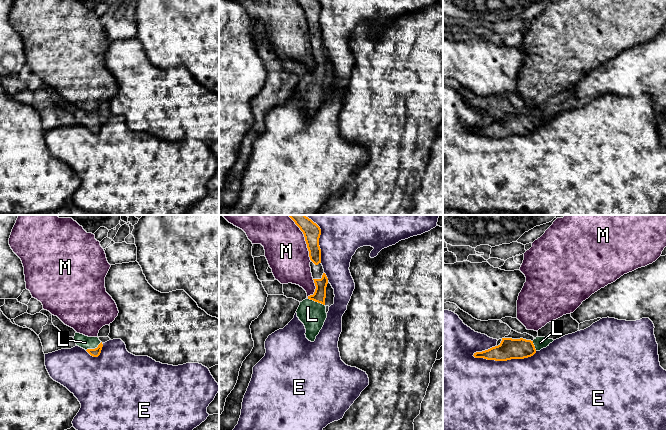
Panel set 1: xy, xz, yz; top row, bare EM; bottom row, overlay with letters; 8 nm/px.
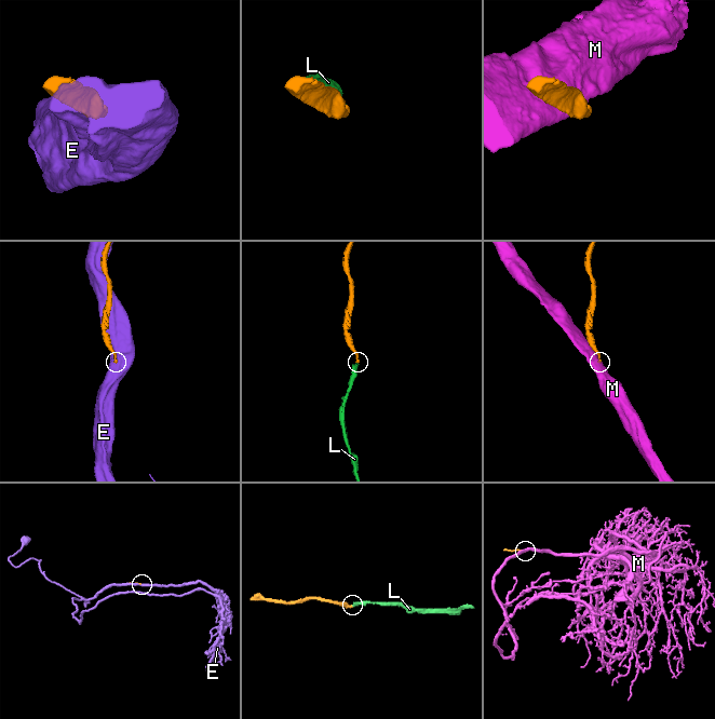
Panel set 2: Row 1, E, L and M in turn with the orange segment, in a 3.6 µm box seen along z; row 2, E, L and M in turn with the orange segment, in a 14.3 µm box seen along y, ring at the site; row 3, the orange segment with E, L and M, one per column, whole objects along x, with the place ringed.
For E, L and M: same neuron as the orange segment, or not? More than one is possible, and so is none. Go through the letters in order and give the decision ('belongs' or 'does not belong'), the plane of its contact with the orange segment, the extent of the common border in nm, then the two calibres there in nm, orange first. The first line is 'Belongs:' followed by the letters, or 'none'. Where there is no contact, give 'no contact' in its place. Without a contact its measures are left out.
Belongs: L
E: does not belong; contact in yz; length 500 nm; calibres 170 and 500 nm
L: belongs; contact in xz; length 150 nm; calibres 100 and 220 nm
M: does not belong; contact in xz; length 320 nm; calibres 140 and 340 nm

